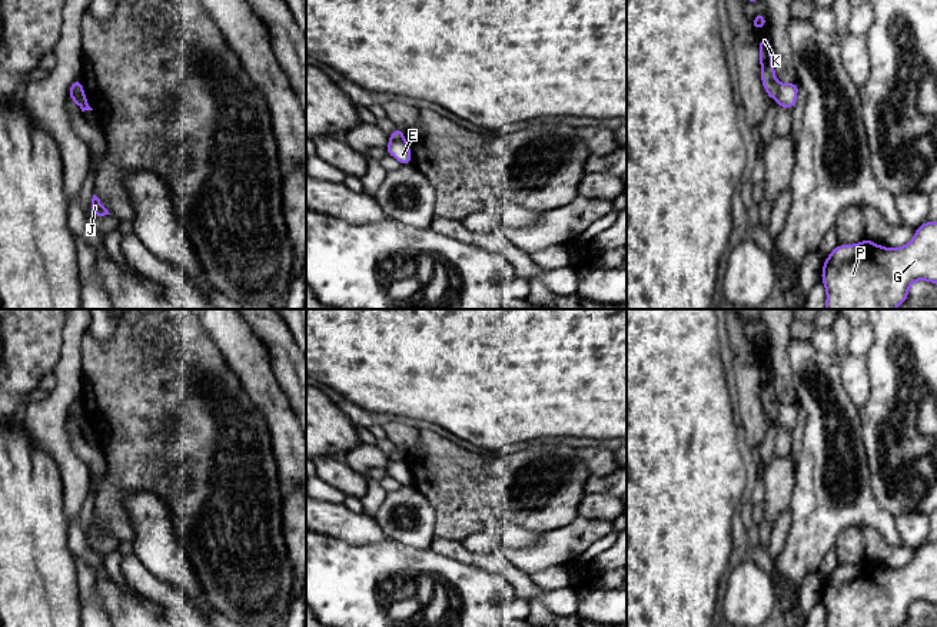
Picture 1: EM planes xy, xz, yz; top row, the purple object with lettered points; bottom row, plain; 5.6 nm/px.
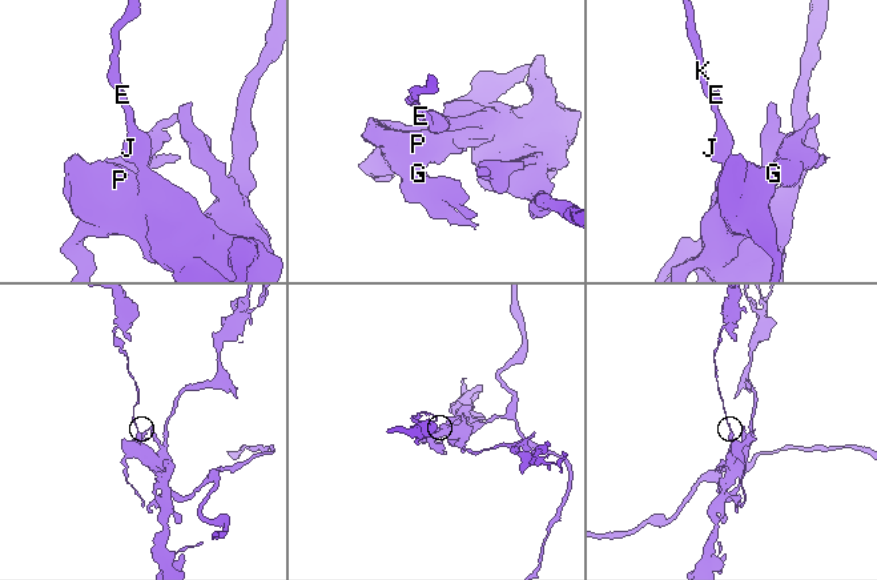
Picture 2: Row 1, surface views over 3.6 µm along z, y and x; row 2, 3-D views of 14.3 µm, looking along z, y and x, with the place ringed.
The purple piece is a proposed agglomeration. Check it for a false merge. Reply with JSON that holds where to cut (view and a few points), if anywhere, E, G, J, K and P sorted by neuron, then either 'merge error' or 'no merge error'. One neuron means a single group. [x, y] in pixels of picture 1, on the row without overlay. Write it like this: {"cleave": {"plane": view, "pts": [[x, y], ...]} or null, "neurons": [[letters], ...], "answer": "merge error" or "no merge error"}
{"cleave": {"plane": "xz", "pts": [[404, 458], [389, 463]]}, "neurons": [["E", "G", "J", "P"], ["K"]], "answer": "merge error"}

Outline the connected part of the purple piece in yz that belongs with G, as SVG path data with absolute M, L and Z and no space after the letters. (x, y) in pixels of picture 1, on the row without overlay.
M923 543L914 558L901 568L884 568L864 560L855 565L837 565L824 581L821 601L825 607L825 627L898 627L907 623L908 608L916 601L937 606L937 543Z

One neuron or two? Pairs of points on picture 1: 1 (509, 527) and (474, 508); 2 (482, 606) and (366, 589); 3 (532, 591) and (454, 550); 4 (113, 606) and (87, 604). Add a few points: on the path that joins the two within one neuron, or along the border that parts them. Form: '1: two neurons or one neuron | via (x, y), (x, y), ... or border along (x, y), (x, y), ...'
1: two neurons | border along (509, 517), (540, 534)
2: one neuron | via (452, 576), (439, 567), (394, 569)
3: one neuron | via (512, 574), (495, 561), (474, 560)
4: two neurons | border along (99, 579), (95, 583), (95, 604), (102, 611)

